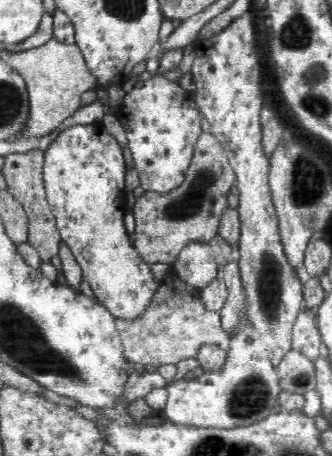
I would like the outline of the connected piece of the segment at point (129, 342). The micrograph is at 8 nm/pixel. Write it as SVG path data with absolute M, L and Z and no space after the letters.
M174 269L164 277L162 286L155 290L150 304L143 310L137 319L115 319L115 325L123 344L124 356L131 364L152 364L162 366L163 364L176 364L180 360L195 357L198 350L204 345L224 344L228 340L228 333L221 325L221 313L210 310L201 299L201 289L185 283L176 274Z

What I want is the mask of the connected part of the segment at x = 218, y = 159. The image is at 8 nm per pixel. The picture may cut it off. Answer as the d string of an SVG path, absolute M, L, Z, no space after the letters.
M212 132L200 133L181 186L164 194L144 191L136 198L132 208L134 234L129 238L138 255L149 265L156 262L172 265L190 242L207 243L214 238L219 234L220 218L229 207L228 195L236 184L235 172L218 138Z

